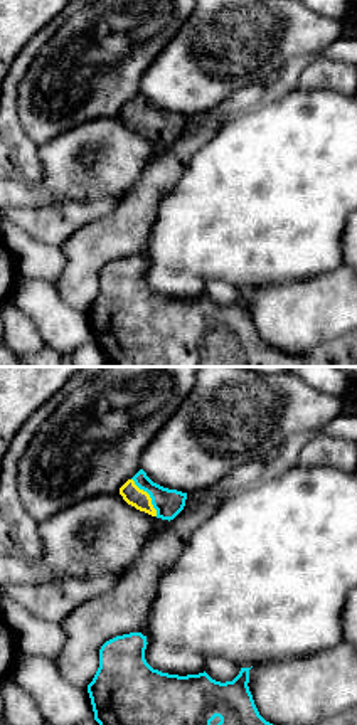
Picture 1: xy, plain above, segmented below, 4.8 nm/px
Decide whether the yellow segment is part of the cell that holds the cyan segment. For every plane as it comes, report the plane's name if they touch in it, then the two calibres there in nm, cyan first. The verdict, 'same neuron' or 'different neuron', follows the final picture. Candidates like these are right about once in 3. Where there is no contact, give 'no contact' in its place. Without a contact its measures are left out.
xy | 140/90 nm

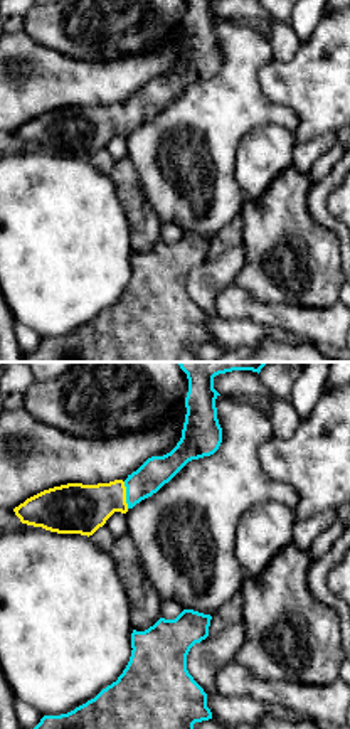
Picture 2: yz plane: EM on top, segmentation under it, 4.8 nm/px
yz | 150/240 nm

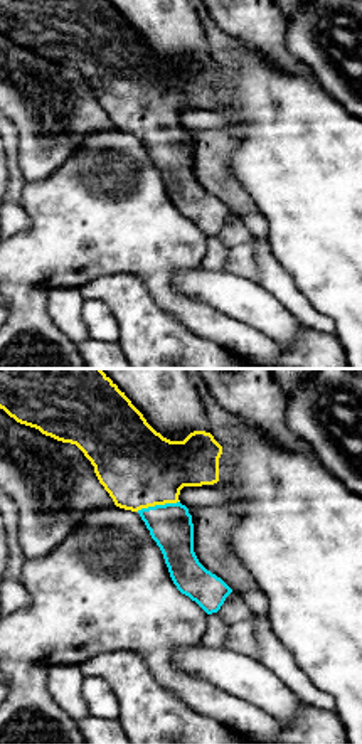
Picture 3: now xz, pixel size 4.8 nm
xz | 220/380 nm

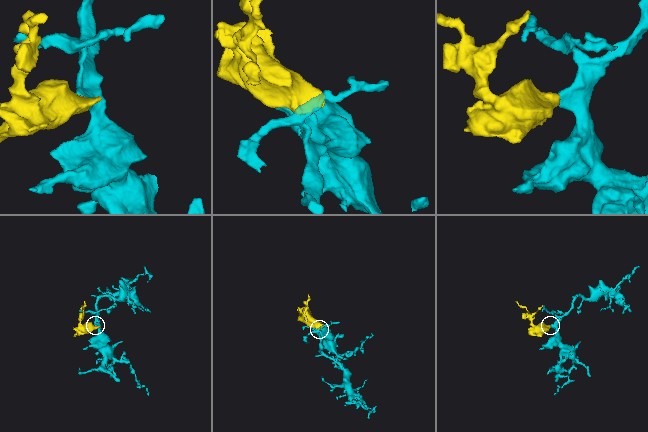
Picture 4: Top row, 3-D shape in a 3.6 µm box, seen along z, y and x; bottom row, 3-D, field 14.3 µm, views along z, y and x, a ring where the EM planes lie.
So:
same neuron

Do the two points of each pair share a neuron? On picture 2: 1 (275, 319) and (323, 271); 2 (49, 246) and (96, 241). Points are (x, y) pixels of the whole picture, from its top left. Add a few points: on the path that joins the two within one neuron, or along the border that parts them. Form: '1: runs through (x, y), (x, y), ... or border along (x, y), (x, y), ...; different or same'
1: border along (249, 295), (270, 303), (328, 305); different
2: runs through (61, 244), (64, 241), (84, 241); same

